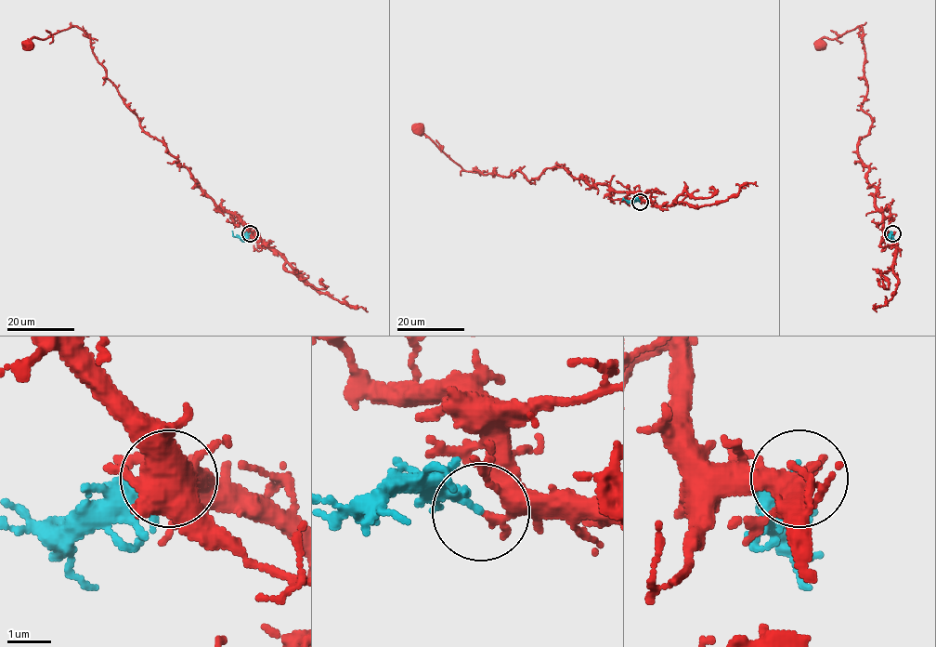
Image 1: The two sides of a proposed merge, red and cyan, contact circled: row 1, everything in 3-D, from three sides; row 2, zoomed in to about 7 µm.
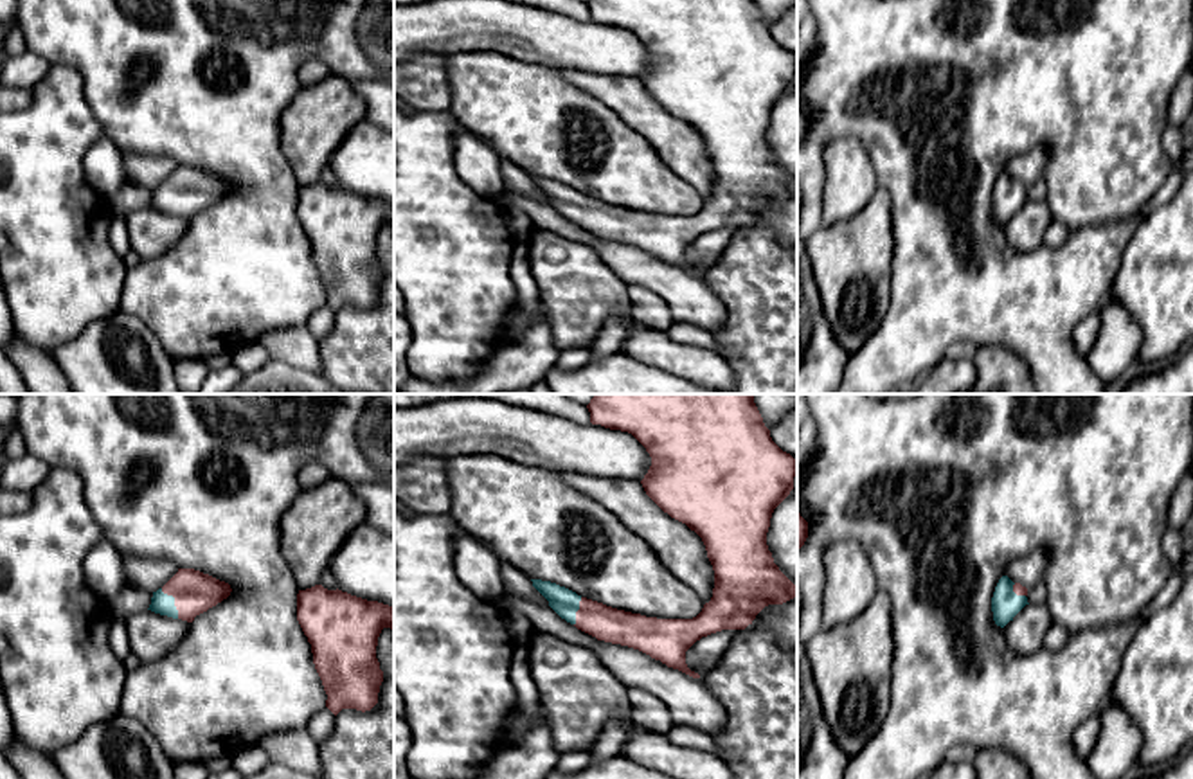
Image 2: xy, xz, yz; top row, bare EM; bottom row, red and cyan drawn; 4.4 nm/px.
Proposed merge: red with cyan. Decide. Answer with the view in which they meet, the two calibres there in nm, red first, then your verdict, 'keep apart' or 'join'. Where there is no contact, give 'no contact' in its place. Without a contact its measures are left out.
xy | 190/100 nm | join

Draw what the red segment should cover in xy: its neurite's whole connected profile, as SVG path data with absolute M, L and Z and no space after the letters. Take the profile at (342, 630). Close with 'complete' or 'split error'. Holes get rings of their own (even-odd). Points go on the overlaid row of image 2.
M315 585L297 594L297 621L311 644L313 664L327 694L326 707L336 716L342 709L371 711L378 703L383 671L376 658L383 628L394 630L394 608L342 590Z | complete

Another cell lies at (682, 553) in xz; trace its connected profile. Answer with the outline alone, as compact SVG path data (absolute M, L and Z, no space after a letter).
M560 471L560 475L569 486L605 506L626 529L641 536L662 565L693 588L704 604L711 601L714 570L702 538L664 513L646 495L641 480L603 479L576 471Z

